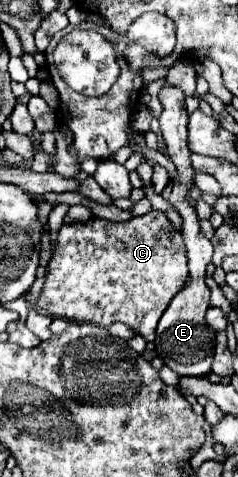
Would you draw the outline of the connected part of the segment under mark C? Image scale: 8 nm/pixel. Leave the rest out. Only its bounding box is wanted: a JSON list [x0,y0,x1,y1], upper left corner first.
[37,210,185,342]

